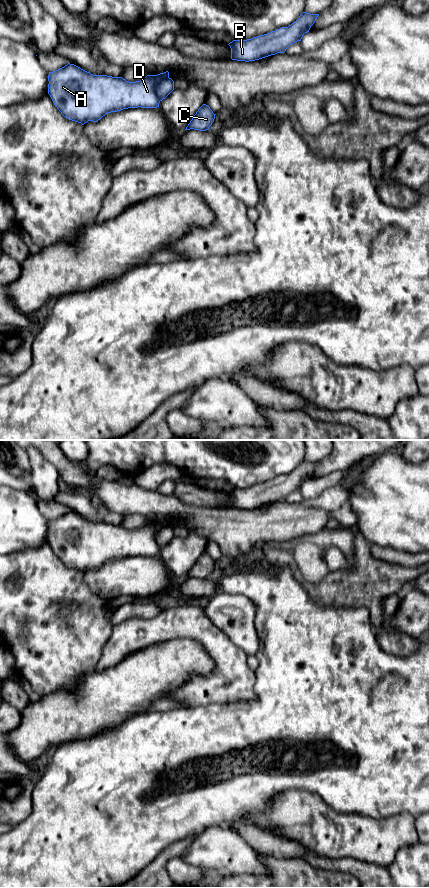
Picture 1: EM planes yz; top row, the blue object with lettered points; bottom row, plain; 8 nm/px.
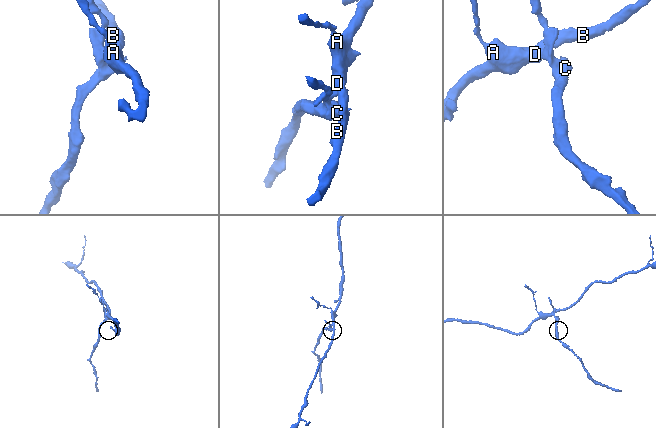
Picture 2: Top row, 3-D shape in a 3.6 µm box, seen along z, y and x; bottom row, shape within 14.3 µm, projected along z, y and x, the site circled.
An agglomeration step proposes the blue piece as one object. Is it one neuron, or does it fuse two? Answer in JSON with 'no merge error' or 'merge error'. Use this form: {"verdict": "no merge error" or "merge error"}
{"verdict": "merge error"}

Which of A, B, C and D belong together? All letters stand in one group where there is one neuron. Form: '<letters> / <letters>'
A B D / C

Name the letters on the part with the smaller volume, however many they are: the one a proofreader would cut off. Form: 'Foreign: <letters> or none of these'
Foreign: C

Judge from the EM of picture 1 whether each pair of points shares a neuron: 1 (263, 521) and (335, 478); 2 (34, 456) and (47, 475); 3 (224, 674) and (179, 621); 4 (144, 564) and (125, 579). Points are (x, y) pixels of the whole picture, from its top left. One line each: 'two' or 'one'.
1: two
2: one
3: one
4: one

